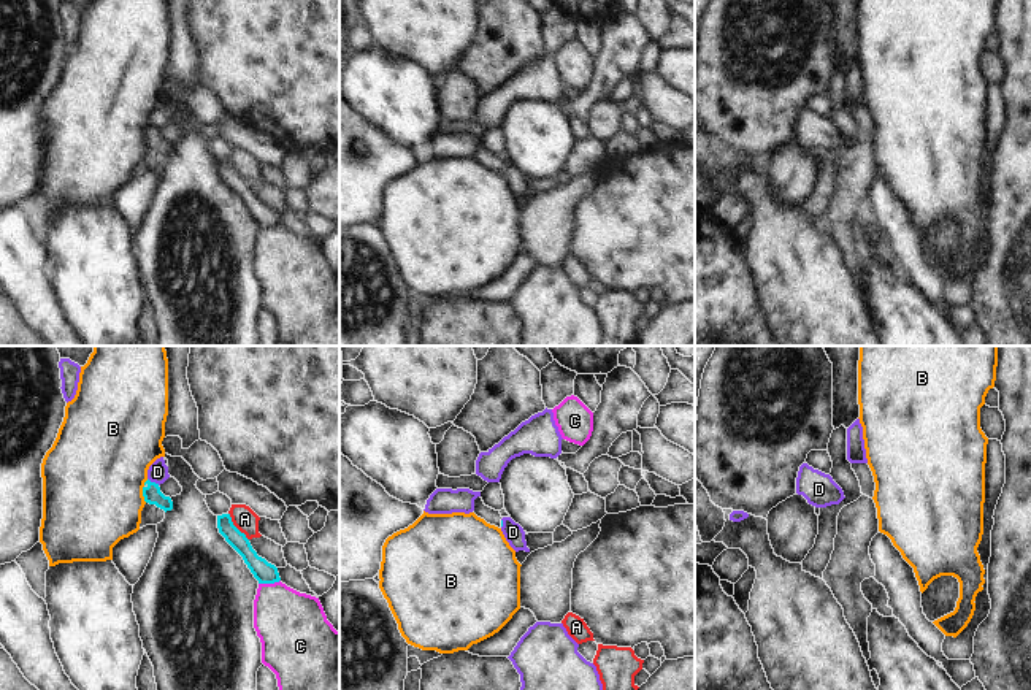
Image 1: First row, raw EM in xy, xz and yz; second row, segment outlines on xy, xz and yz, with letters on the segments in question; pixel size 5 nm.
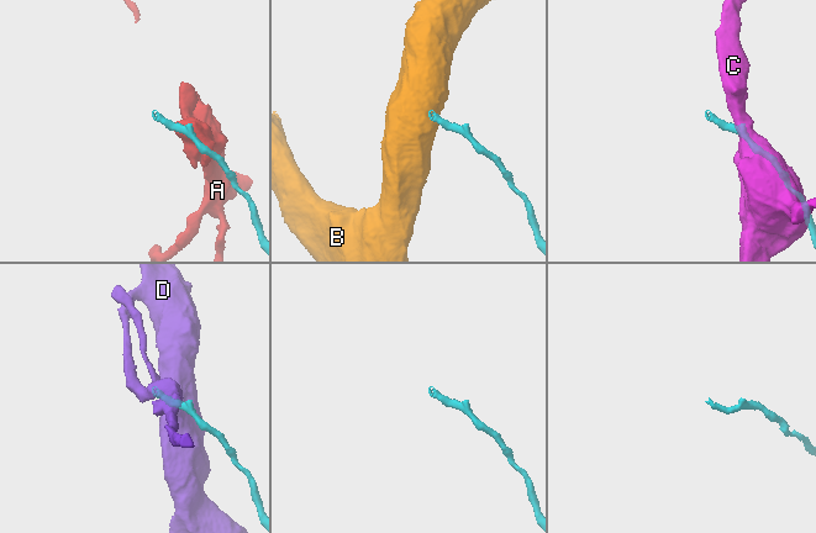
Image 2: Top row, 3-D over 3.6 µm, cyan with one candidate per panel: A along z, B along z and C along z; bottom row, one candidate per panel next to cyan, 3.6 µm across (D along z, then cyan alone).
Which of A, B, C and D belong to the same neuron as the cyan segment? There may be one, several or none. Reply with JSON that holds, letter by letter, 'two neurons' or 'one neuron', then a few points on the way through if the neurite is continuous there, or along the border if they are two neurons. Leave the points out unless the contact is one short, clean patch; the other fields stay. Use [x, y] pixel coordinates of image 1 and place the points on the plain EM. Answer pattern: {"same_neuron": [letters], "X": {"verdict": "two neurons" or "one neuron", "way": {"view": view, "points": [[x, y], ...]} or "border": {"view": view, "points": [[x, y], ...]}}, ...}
{"same_neuron": [], "A": {"verdict": "two neurons"}, "B": {"verdict": "two neurons", "border": {"view": "xy", "points": [[148, 124], [143, 130], [145, 146]]}}, "C": {"verdict": "two neurons", "border": {"view": "xy", "points": [[279, 224], [270, 229], [259, 229]]}}, "D": {"verdict": "two neurons", "border": {"view": "xy", "points": [[148, 122], [159, 129]]}}}

